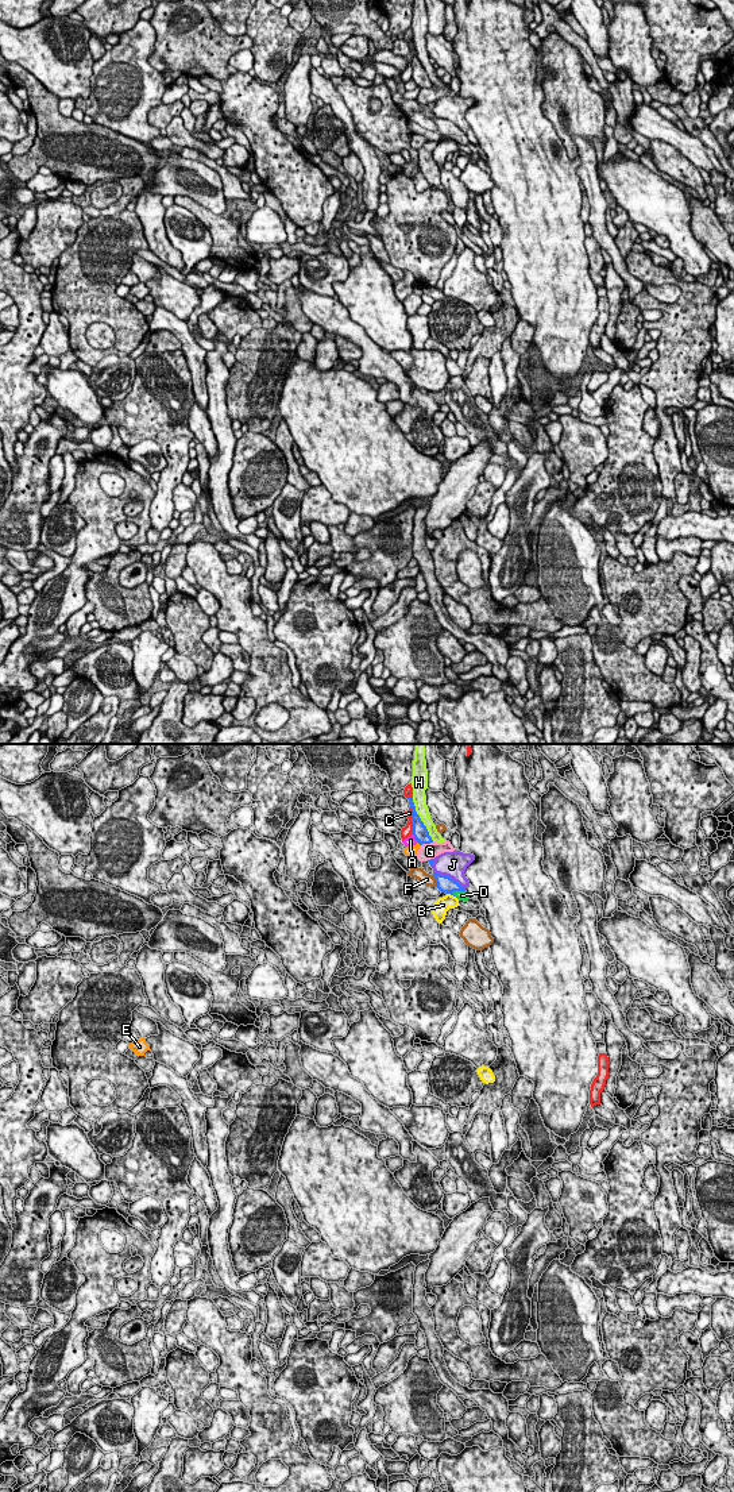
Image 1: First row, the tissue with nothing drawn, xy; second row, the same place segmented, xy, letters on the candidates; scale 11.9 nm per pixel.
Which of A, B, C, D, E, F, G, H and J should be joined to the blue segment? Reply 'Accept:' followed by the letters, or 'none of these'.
Accept: D

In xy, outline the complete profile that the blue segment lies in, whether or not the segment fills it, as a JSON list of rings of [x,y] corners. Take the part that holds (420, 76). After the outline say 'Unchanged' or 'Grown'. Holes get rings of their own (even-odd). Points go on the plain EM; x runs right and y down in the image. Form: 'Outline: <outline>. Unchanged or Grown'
Outline: [[[410,41],[407,43],[409,43],[410,51],[413,53],[413,59],[412,59],[413,76],[412,76],[412,78],[414,80],[414,82],[417,84],[417,86],[420,89],[433,86],[426,70],[424,69],[424,66],[421,65],[420,59],[416,55],[413,41]]]. Unchanged

